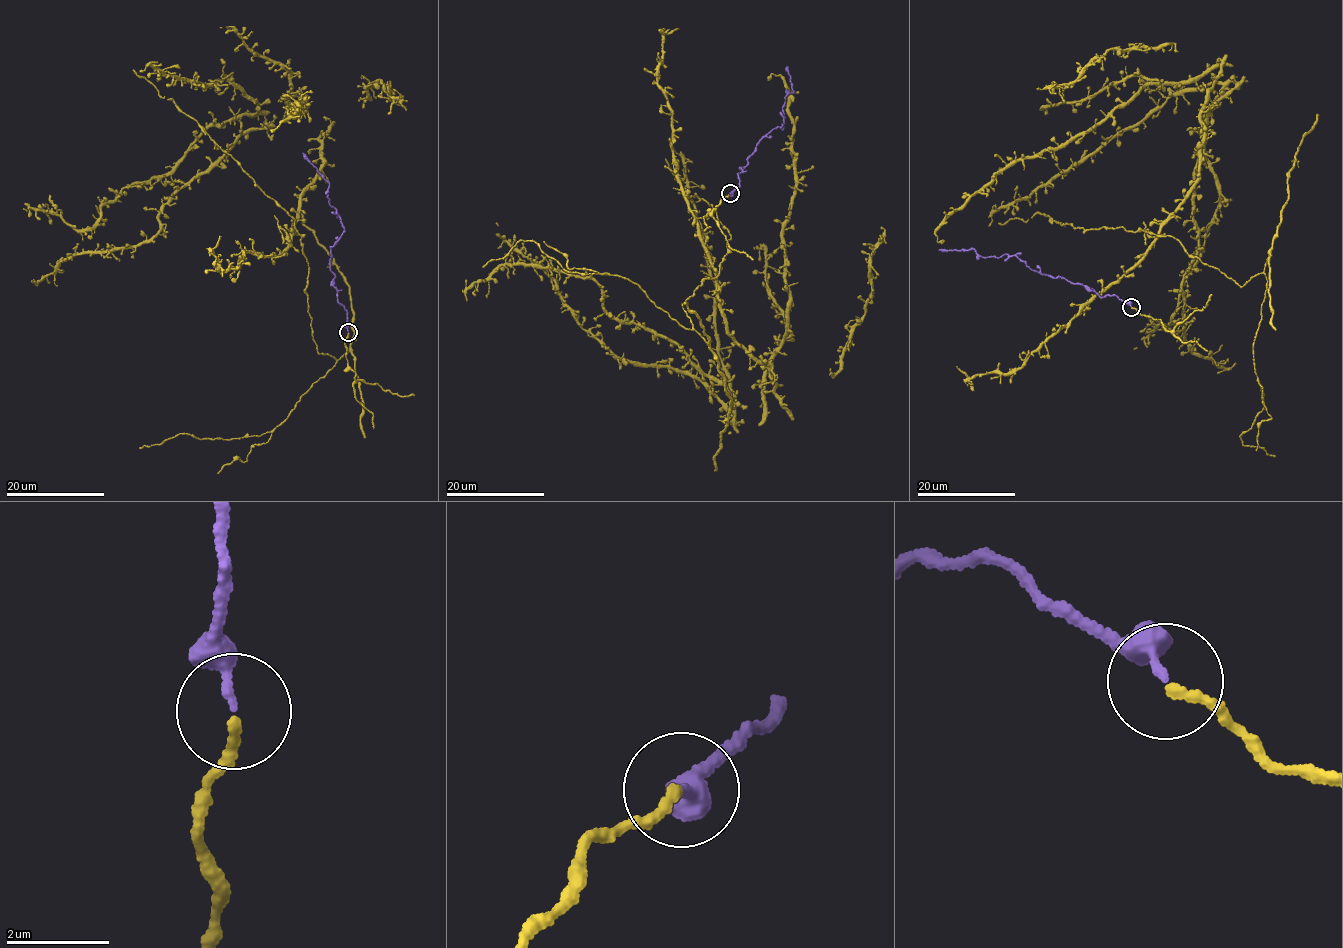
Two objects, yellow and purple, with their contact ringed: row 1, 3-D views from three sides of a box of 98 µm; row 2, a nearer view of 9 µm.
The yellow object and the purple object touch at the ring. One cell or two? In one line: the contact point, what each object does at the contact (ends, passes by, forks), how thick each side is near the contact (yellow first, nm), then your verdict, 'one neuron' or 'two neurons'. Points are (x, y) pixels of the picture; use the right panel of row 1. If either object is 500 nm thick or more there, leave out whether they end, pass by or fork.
place (1131, 307); yellow ends; purple ends; calibres 170 and 160 nm; one neuron

